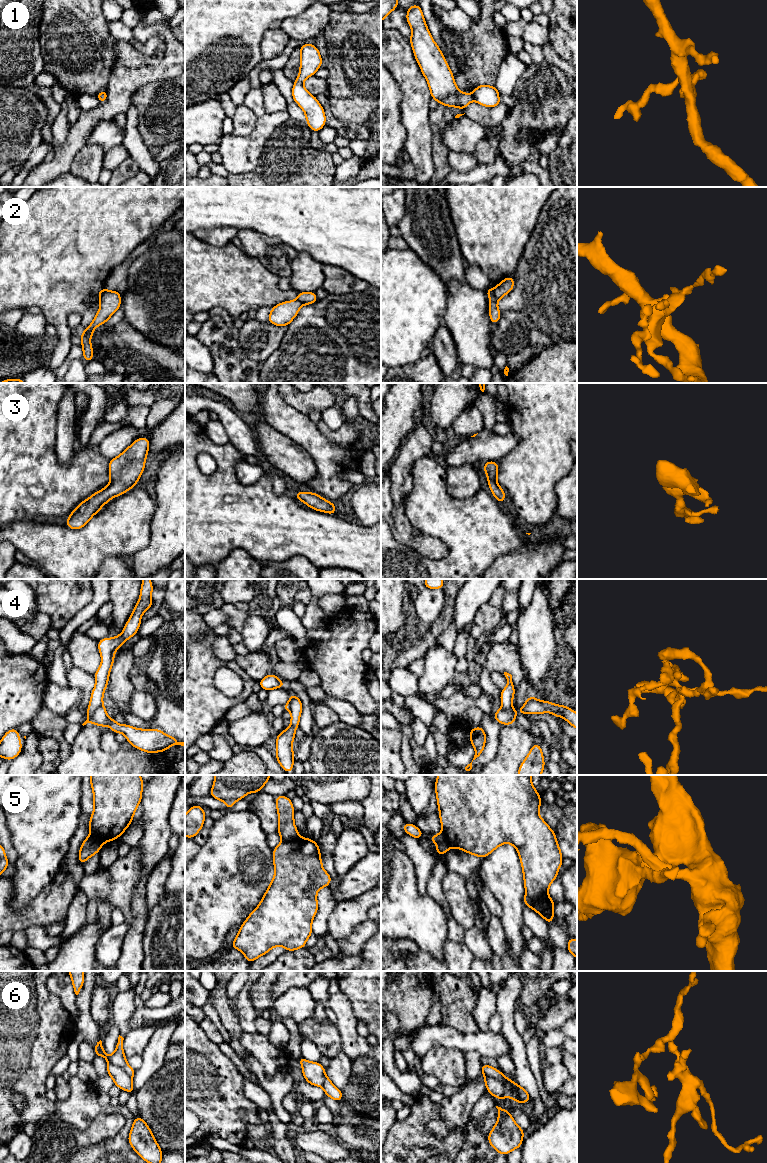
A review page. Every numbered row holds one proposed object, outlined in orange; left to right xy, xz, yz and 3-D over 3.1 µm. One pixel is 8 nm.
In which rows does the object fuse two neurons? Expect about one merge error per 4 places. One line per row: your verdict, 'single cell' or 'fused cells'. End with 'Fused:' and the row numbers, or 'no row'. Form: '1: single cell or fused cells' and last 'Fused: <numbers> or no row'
1: single cell
2: fused cells
3: single cell
4: fused cells
5: fused cells
6: fused cells
Fused: 2, 4, 5, 6

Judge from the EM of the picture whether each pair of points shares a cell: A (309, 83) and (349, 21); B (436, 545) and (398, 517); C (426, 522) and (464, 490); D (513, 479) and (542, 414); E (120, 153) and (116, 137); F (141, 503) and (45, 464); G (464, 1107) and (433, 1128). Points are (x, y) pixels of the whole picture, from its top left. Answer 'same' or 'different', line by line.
A: different
B: same
C: different
D: same
E: different
F: different
G: same

